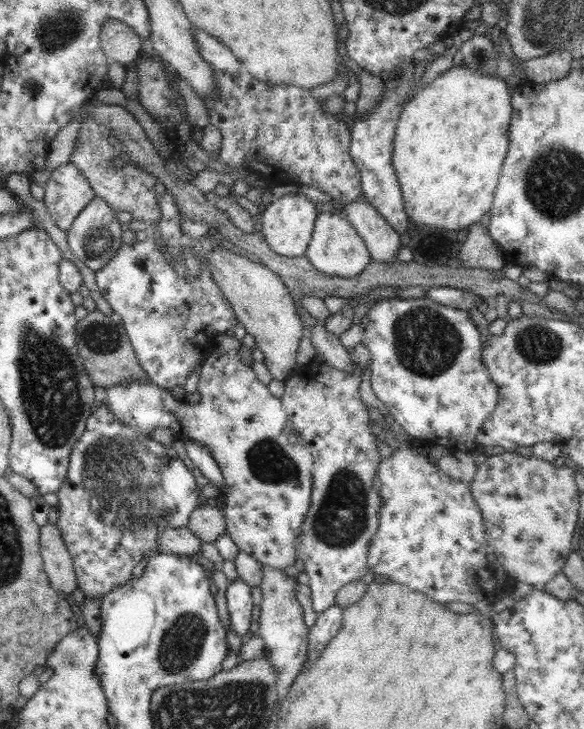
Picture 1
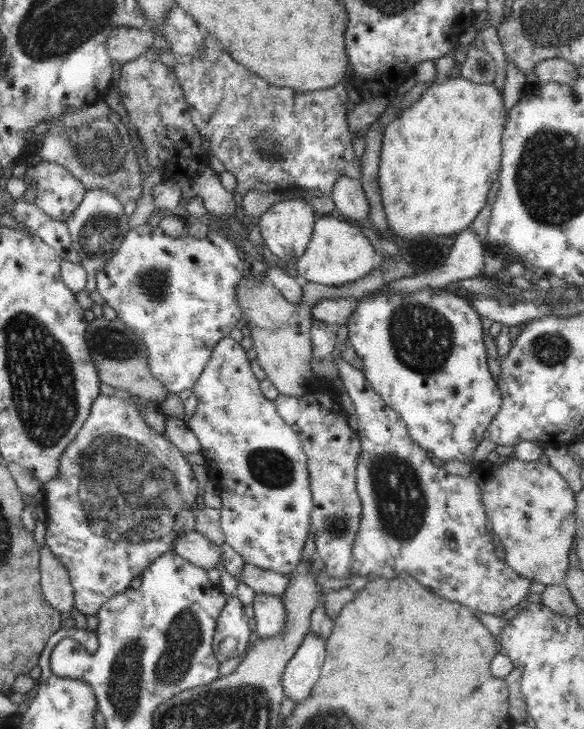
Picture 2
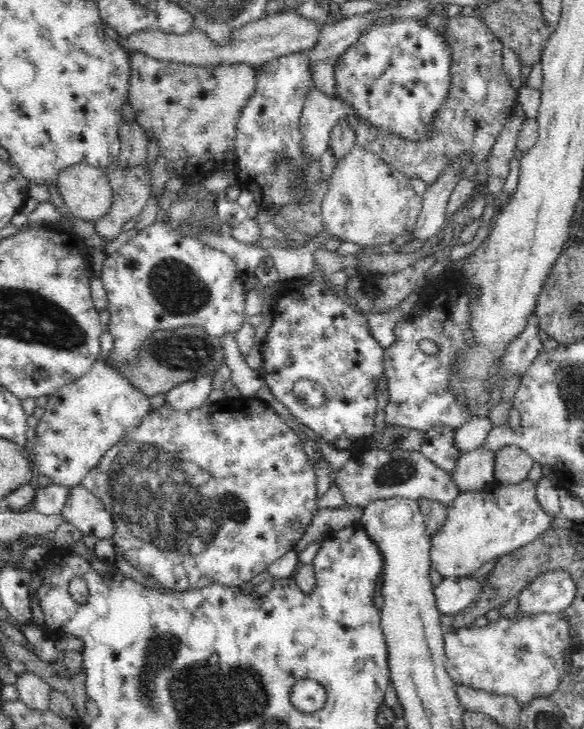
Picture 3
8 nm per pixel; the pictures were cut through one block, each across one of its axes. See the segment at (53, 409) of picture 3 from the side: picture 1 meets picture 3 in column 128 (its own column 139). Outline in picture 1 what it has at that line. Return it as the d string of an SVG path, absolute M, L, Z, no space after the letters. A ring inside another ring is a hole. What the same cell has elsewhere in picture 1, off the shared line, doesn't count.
M216 349L209 350L205 360L201 363L199 373L200 380L198 380L197 392L200 394L200 401L197 404L178 402L178 400L172 396L171 390L160 388L150 380L146 380L146 382L144 382L144 380L132 381L122 383L122 385L106 387L102 403L112 411L112 414L115 414L119 418L122 424L138 429L147 437L151 438L151 432L155 431L156 428L164 427L172 429L180 440L196 441L203 445L214 457L214 460L218 463L221 473L223 474L225 485L223 489L220 490L220 495L225 498L224 502L226 502L226 506L223 510L223 517L225 518L225 530L227 535L234 541L236 546L239 546L239 550L242 552L250 554L252 558L255 558L258 562L266 566L284 571L289 564L294 564L297 560L297 538L301 532L301 526L303 525L311 501L313 456L309 449L306 448L305 441L302 440L302 437L295 431L283 407L283 402L278 397L274 396L266 385L256 379L254 369L244 364L242 359L236 354L236 351L222 353Z

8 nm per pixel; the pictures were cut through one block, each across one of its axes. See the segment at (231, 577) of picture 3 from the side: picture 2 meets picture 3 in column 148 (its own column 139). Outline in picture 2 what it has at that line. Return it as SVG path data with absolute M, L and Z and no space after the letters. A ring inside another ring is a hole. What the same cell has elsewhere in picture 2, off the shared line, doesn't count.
M114 394L112 396L98 395L92 403L89 415L77 432L76 438L67 444L65 451L59 458L58 476L43 484L44 509L47 514L47 528L44 530L43 542L47 544L50 552L57 557L60 564L64 564L73 587L75 609L86 616L96 615L102 605L110 598L124 593L130 588L130 583L143 570L148 568L159 556L173 550L173 542L177 536L195 530L195 512L197 511L196 498L198 498L198 481L194 478L191 464L187 456L179 451L162 433L152 430L138 412L127 400Z

